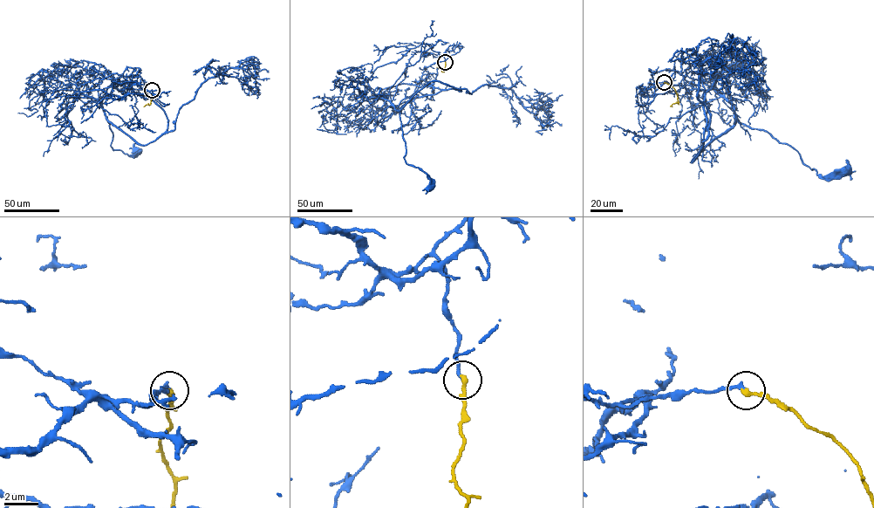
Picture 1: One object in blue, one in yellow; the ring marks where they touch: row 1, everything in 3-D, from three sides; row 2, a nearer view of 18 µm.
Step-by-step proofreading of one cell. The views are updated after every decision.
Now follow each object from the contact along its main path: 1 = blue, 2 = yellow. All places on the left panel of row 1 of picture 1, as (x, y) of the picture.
1: (152, 90), (119, 99), (103, 90), (75, 93), (100, 102), (113, 150), (129, 154), (136, 151)
2: (152, 90), (150, 104), (144, 106)

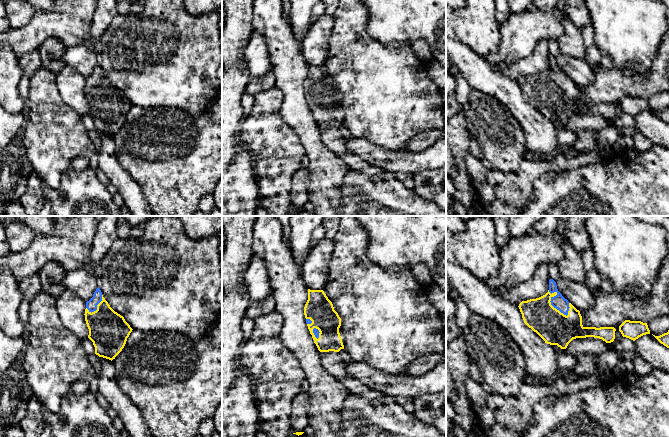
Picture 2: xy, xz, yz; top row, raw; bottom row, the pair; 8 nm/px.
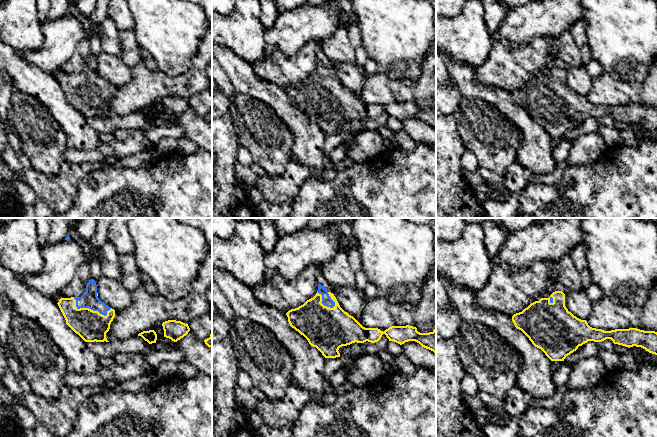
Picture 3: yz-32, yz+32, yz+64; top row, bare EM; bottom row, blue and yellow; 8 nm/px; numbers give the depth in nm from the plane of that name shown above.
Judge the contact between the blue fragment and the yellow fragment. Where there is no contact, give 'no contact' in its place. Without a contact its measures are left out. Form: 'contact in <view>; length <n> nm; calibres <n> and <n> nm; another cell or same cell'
contact in yz; length 260 nm; calibres 110 and 260 nm; same cell

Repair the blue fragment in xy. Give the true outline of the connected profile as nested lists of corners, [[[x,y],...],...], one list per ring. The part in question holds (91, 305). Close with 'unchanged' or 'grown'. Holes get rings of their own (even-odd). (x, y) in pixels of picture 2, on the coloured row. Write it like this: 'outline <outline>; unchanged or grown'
outline [[[99,287],[86,302],[84,315],[95,354],[112,361],[124,348],[133,329],[110,307]]]; grown

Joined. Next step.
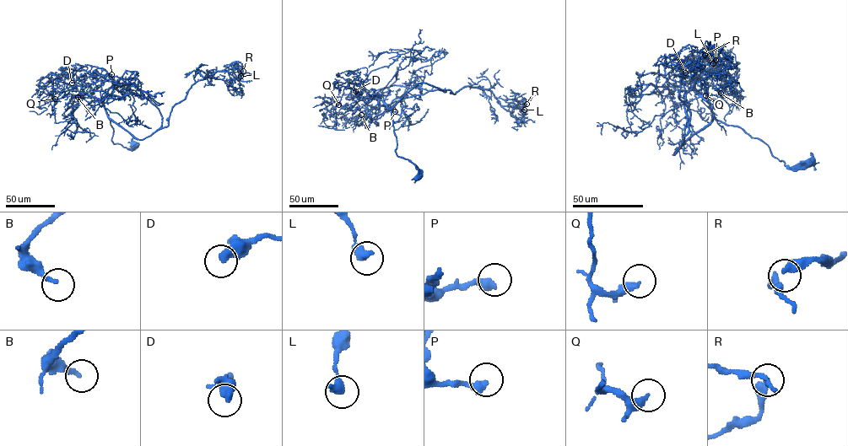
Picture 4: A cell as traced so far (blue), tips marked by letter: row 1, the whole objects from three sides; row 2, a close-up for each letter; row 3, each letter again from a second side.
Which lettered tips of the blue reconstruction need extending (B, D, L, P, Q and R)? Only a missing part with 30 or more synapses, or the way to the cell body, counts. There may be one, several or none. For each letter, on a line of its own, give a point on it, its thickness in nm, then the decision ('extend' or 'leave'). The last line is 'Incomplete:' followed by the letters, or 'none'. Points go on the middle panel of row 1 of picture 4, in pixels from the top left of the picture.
B: place (361, 115); calibre 200 nm; leave
D: place (355, 91); calibre 320 nm; leave
L: place (524, 110); calibre 400 nm; leave
P: place (395, 111); calibre 380 nm; extend
Q: place (338, 104); calibre 260 nm; leave
R: place (526, 104); calibre 200 nm; leave
Incomplete: P

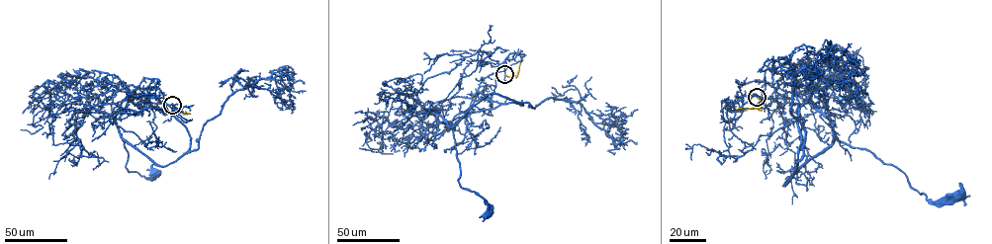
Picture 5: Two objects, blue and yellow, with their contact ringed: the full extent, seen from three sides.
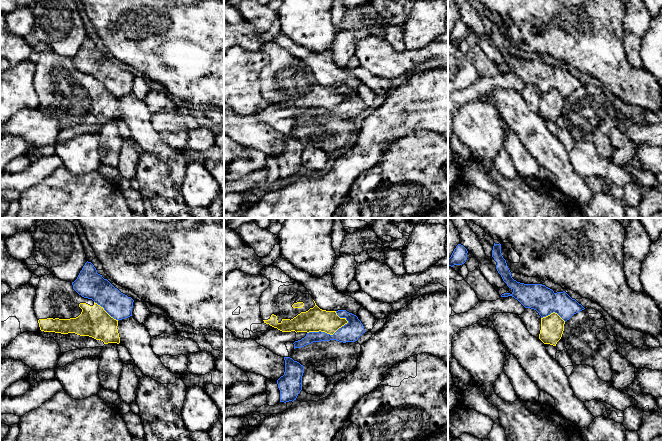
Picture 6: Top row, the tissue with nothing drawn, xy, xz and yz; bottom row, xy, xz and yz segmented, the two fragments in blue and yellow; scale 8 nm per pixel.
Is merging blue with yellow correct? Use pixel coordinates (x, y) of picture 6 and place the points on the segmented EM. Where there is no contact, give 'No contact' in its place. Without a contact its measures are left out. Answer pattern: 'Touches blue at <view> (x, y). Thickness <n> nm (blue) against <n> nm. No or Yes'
Touches blue at xz (327, 334). Thickness 160 nm (blue) against 190 nm. No

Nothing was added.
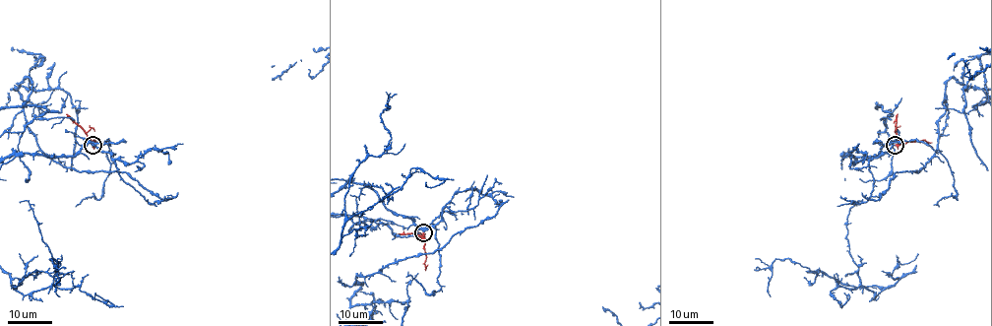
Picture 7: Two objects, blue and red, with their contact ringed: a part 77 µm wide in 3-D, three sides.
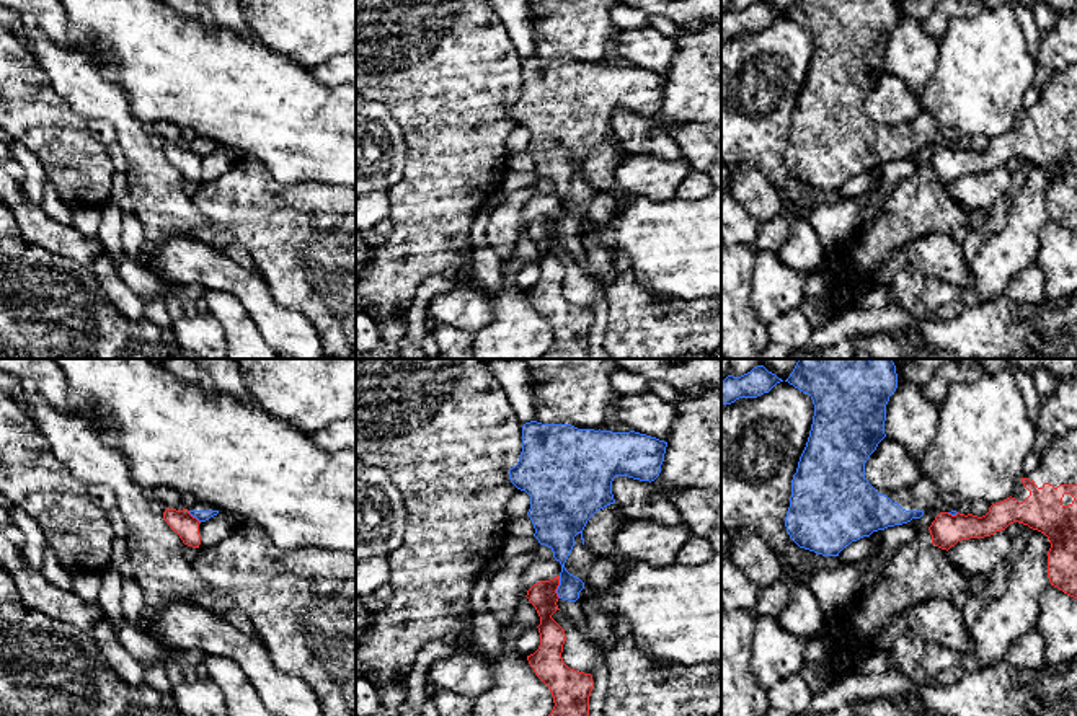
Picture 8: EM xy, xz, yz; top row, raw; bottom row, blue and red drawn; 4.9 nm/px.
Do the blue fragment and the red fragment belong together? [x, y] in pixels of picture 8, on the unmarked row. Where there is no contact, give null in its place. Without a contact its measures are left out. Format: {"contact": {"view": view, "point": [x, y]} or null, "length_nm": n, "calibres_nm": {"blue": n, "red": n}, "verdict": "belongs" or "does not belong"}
{"contact": {"view": "xz", "point": [558, 222]}, "length_nm": 110, "calibres_nm": {"blue": 140, "red": 140}, "verdict": "does not belong"}

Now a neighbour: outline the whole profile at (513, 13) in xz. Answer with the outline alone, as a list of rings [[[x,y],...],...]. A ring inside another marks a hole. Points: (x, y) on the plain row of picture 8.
[[[488,0],[512,39],[519,57],[534,55],[532,24],[527,18],[525,0]]]

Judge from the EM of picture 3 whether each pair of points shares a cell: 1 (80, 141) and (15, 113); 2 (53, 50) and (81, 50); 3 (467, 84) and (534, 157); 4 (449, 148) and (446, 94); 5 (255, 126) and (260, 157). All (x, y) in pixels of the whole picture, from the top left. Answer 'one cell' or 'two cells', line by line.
1: two cells
2: two cells
3: one cell
4: two cells
5: one cell

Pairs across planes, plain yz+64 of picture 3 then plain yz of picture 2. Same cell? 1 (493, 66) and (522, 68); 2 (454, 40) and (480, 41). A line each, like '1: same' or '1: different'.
1: same
2: same

